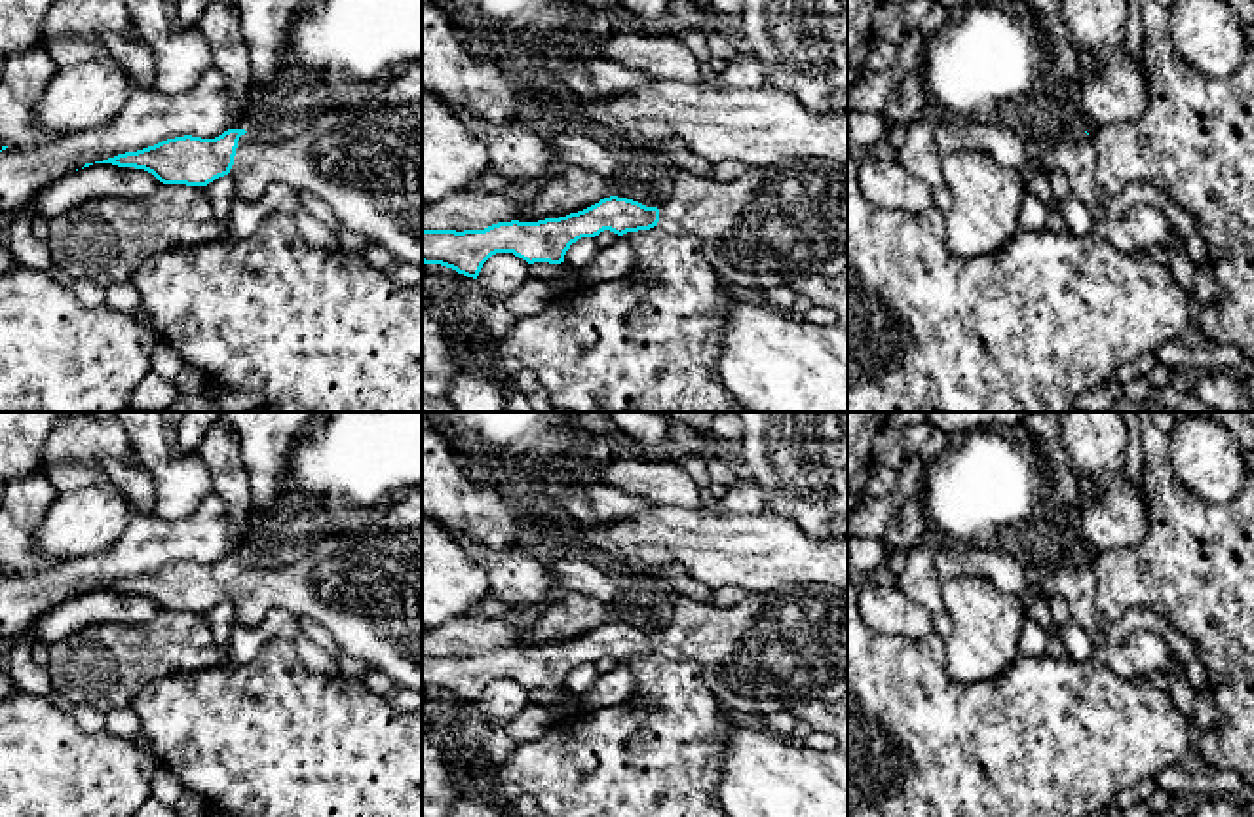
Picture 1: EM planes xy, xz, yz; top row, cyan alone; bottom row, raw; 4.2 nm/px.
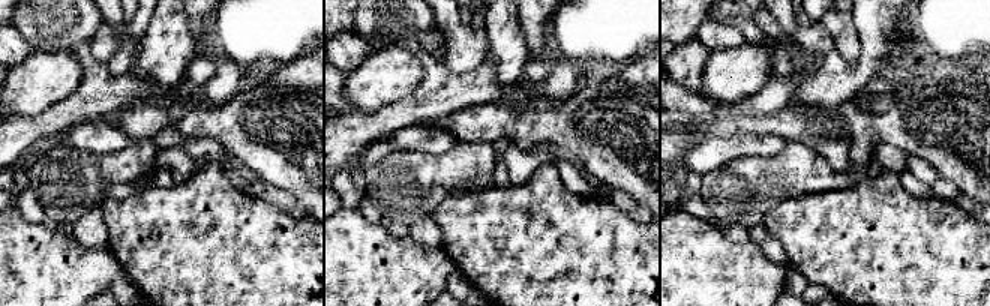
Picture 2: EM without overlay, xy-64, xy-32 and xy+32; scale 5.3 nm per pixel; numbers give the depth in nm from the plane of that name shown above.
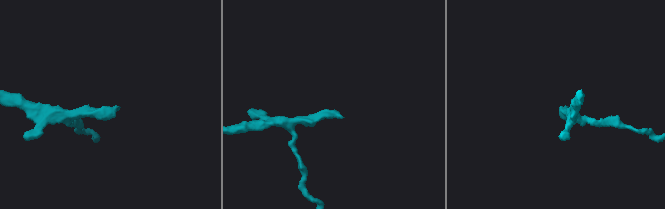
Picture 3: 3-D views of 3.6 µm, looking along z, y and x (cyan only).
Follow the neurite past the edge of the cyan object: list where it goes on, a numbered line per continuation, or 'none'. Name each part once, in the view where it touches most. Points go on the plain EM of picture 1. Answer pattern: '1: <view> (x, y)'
1: xy (361, 582)

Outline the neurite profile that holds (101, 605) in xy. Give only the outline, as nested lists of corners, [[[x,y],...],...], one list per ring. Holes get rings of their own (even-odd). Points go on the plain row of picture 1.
[[[93,589],[42,614],[27,636],[49,648],[82,627],[95,623],[146,623],[154,619],[160,610],[162,608],[144,595]]]

